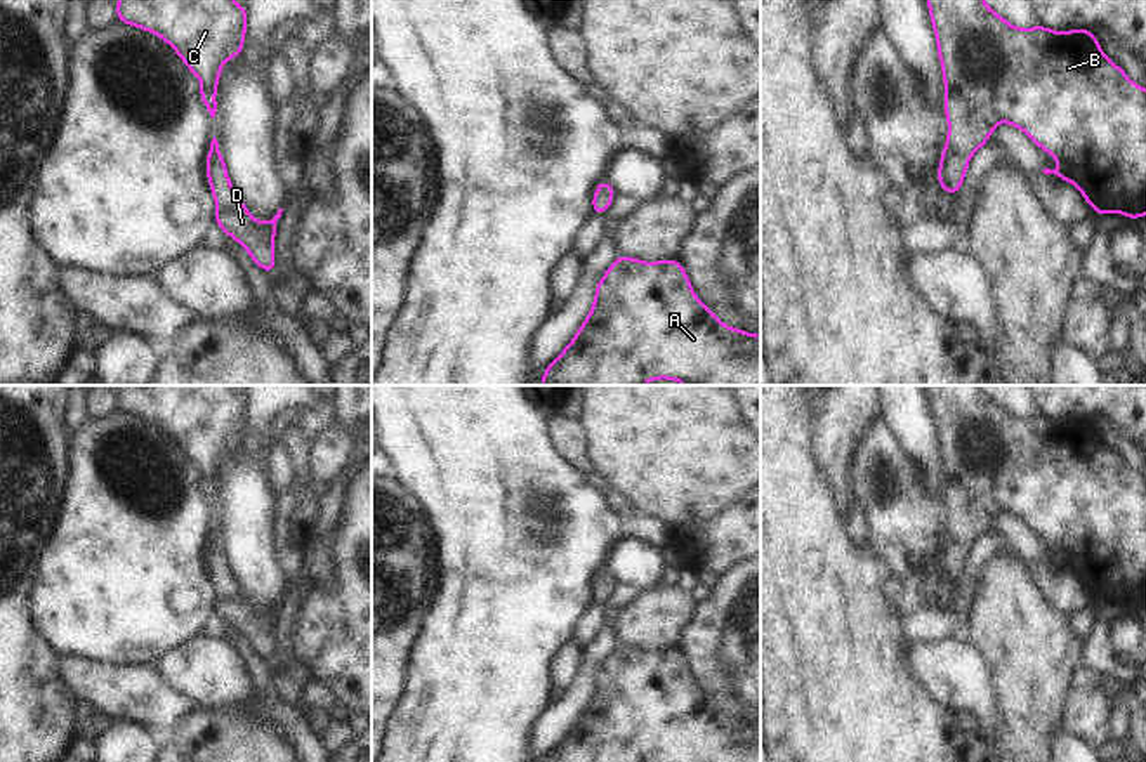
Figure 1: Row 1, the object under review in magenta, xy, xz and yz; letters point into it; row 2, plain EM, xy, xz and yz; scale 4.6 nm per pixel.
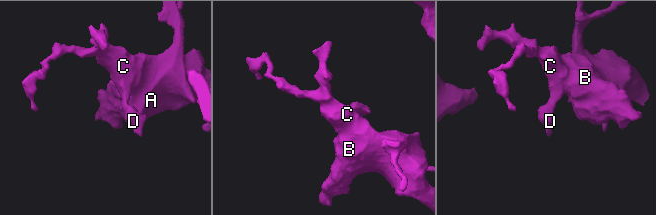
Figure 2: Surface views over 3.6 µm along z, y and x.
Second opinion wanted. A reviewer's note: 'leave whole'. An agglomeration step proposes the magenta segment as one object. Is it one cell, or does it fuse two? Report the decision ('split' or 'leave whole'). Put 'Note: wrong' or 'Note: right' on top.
Note: right
leave whole

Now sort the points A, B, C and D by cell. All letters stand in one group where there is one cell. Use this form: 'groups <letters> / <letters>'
groups A B C D

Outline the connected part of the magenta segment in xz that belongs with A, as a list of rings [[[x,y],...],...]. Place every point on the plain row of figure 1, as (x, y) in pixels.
[[[616,644],[596,673],[594,694],[564,739],[545,762],[761,762],[761,724],[726,715],[695,684],[677,649],[642,651]]]

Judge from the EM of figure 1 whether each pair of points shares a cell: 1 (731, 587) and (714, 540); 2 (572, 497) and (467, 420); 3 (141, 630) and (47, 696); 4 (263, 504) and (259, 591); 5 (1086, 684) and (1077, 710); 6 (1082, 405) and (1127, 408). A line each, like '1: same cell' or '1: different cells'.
1: different cells
2: same cell
3: different cells
4: same cell
5: same cell
6: same cell

